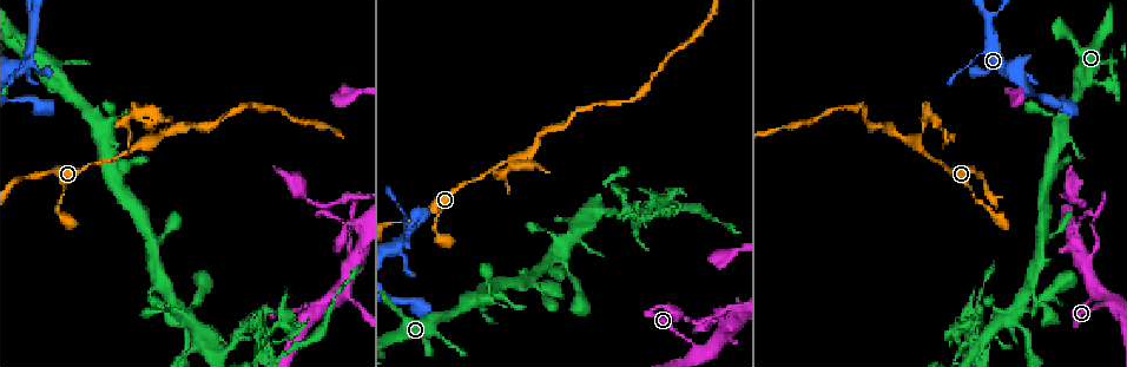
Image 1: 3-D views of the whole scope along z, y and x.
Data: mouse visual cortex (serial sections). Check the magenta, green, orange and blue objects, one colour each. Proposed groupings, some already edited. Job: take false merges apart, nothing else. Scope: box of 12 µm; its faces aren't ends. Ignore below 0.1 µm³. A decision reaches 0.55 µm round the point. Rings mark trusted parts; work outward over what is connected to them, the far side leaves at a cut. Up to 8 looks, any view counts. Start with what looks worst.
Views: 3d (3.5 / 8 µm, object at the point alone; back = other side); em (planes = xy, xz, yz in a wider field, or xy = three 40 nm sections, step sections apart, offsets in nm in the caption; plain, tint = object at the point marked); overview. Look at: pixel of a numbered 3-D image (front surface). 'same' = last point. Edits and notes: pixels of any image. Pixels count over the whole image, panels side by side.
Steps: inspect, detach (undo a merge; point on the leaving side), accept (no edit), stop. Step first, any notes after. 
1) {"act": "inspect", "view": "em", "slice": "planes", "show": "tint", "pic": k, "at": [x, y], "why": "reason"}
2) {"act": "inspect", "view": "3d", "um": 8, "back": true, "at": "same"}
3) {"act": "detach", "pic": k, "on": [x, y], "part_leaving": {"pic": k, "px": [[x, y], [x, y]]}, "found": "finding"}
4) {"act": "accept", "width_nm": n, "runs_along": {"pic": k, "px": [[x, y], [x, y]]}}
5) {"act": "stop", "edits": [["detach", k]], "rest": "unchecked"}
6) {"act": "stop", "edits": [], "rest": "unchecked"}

{"act": "inspect", "view": "em", "slice": "planes", "show": "tint", "pic": 1, "at": [1082, 207], "why": "a fork"}

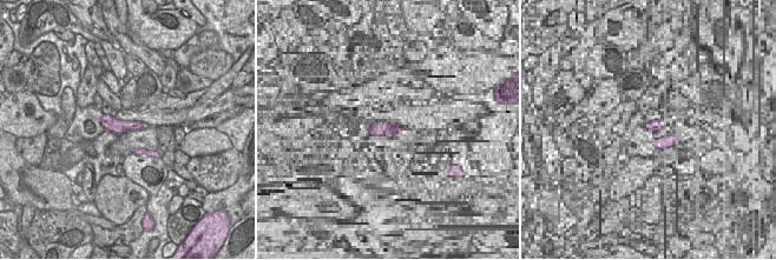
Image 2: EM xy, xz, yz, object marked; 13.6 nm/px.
{"act": "inspect", "view": "3d", "um": 3.5, "at": "same"}

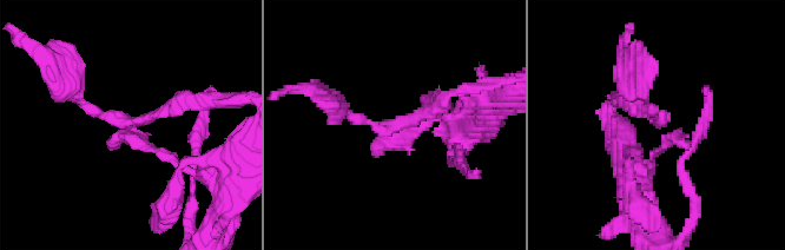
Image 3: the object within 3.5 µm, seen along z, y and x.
{"act": "accept", "width_nm": 200, "runs_along": {"pic": 3, "px": [[182, 168], [70, 89]]}, "found": "continuous, no second cell"}

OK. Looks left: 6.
{"act": "inspect", "view": "3d", "um": 3.5, "pic": 1, "at": [989, 20], "why": "arms part here"}

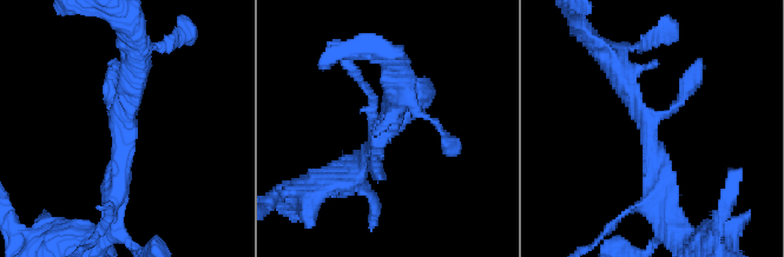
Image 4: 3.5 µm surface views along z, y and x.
{"act": "inspect", "view": "em", "slice": "planes", "show": "tint", "pic": 4, "at": [124, 132], "arms": 3, "arm_widths_nm": [150, 250, 300], "why": "need the tissue"}

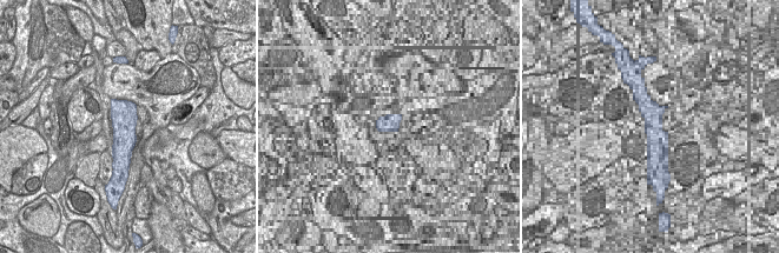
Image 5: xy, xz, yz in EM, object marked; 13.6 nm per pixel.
{"act": "accept", "runs_along": {"pic": 4, "px": [[659, 210], [626, 87], [641, 68]]}, "found": "all the same cell"}

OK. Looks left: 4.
{"act": "inspect", "view": "3d", "um": 8, "back": true, "pic": 1, "at": [1017, 311], "why": "four-way junction"}

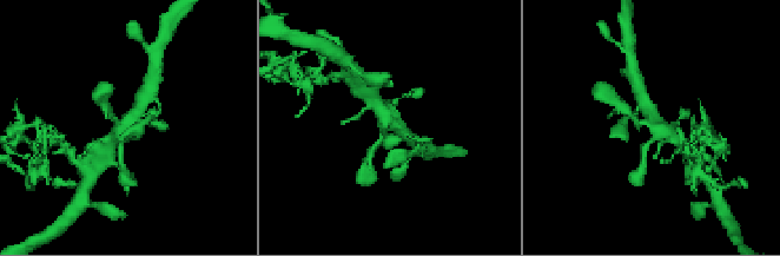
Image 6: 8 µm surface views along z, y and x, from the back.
{"act": "inspect", "view": "em", "slice": "xy", "step": 2, "show": "tint", "pic": 6, "at": [125, 126], "why": "shape alone is not enough"}

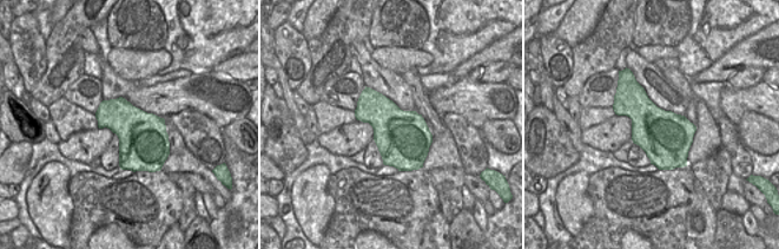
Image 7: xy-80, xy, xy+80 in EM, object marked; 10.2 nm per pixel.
{"act": "accept", "runs_along": {"pic": 6, "px": [[639, 98], [653, 124], [678, 139]]}, "found": "one cell here"}

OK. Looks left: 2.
{"act": "stop", "edits": [], "rest": "unchecked"}

